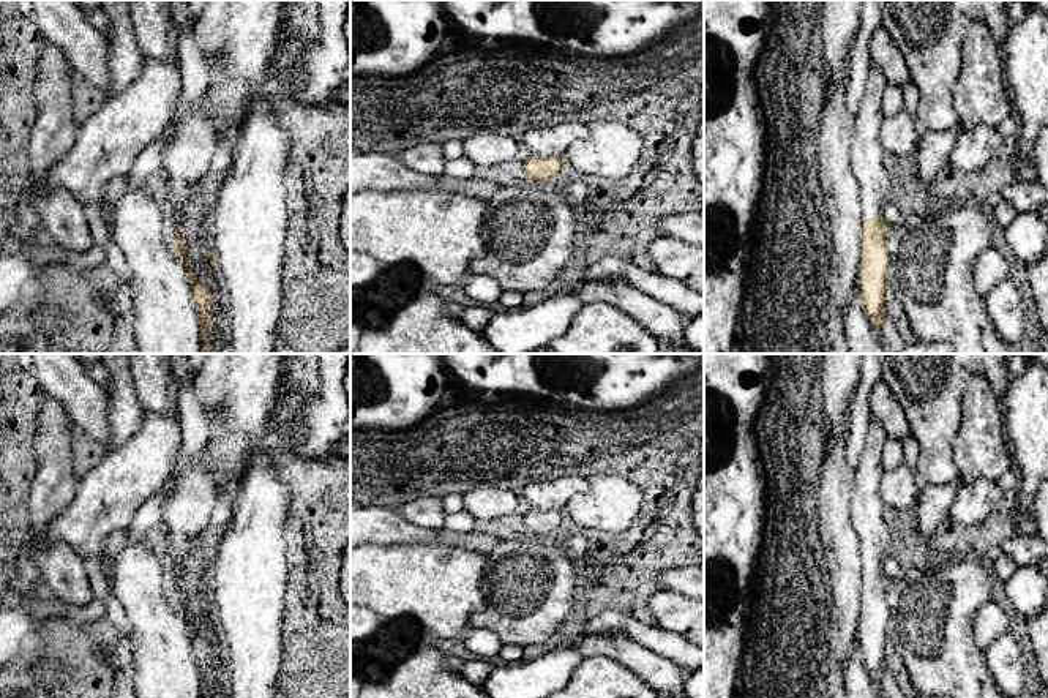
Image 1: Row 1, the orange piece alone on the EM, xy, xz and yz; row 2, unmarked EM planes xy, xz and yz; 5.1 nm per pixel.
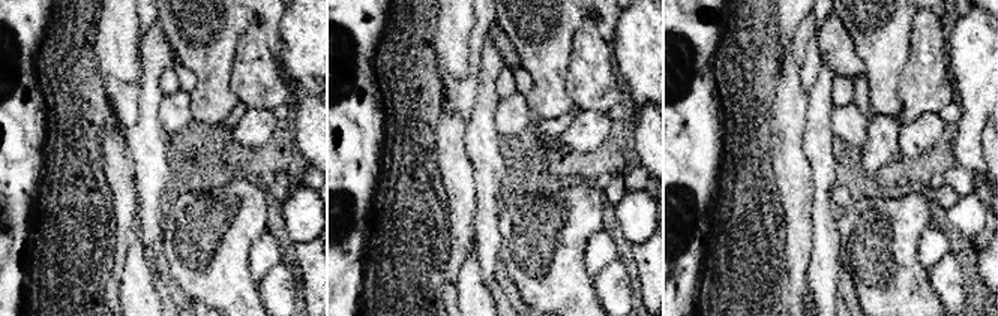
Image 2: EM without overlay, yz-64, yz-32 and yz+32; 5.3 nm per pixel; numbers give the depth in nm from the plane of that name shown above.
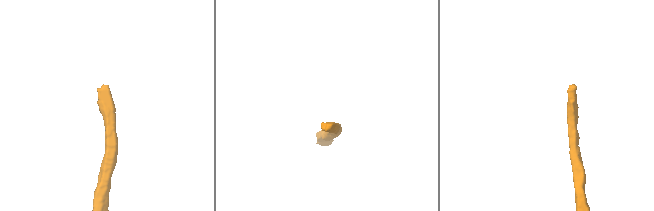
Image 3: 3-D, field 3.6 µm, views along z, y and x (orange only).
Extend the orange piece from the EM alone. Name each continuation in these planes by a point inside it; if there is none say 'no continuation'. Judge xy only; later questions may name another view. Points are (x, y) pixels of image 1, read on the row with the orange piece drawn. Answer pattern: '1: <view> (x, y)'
no continuation

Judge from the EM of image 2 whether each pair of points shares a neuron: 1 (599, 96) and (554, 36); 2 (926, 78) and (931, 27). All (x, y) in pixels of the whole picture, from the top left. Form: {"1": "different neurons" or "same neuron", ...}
{"1": "different neurons", "2": "same neuron"}

